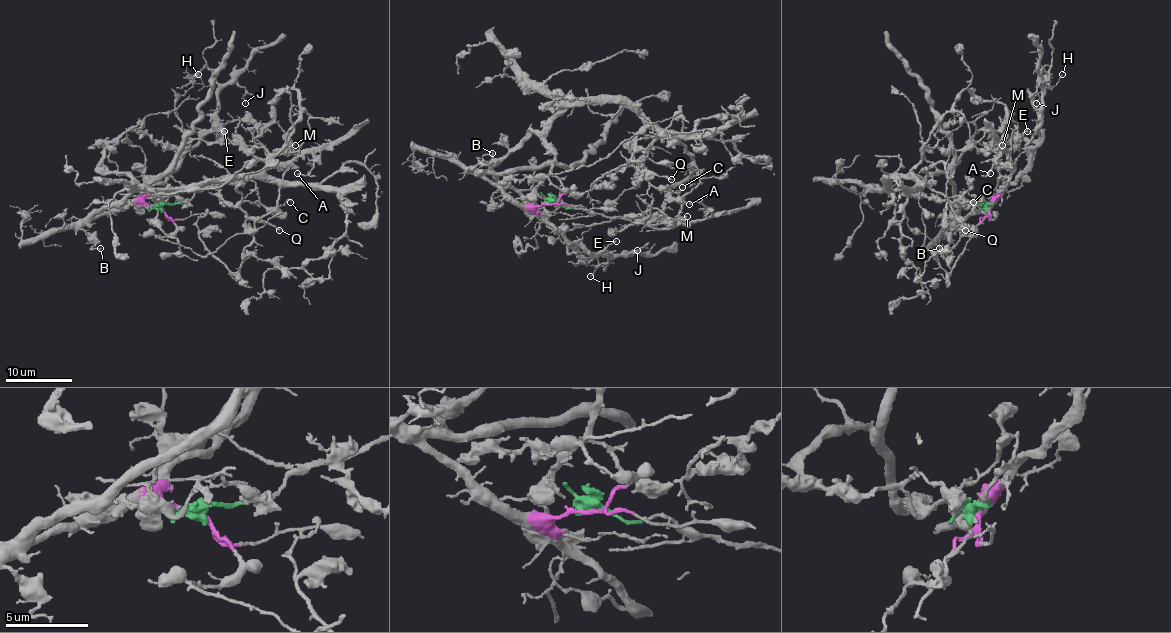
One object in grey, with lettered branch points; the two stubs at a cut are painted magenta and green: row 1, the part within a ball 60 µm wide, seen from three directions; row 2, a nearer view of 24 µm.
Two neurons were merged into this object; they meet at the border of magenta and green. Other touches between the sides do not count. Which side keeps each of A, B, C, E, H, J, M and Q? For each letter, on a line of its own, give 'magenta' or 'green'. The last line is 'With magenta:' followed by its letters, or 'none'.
A: green
B: magenta
C: green
E: magenta
H: magenta
J: magenta
M: green
Q: green
With magenta: B, E, H, J

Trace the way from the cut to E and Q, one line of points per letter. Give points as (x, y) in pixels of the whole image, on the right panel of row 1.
E: (989, 206), (1027, 165), (1039, 135), (1027, 132)
Q: (989, 206), (1007, 177), (997, 194), (984, 204), (955, 200), (952, 212), (965, 231)

